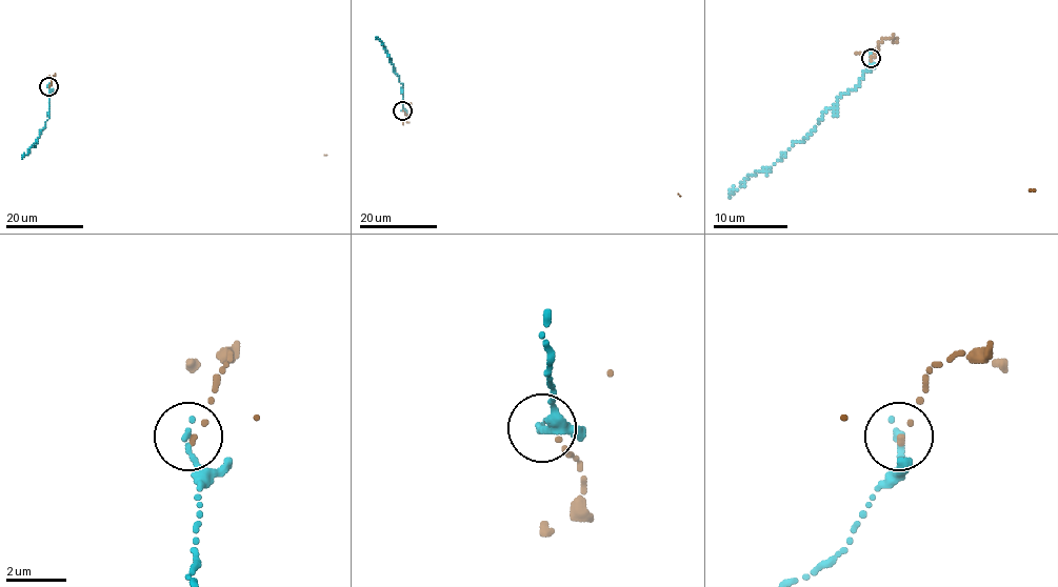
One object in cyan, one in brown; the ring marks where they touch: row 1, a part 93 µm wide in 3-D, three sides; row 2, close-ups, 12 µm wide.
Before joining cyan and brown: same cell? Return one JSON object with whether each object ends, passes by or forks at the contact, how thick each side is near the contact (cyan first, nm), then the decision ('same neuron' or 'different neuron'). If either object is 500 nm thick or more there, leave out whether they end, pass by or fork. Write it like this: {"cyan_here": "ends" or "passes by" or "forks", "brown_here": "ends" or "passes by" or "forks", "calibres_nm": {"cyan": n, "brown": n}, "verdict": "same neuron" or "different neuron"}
{"cyan_here": "ends", "brown_here": "ends", "calibres_nm": {"cyan": 240, "brown": 170}, "verdict": "same neuron"}

